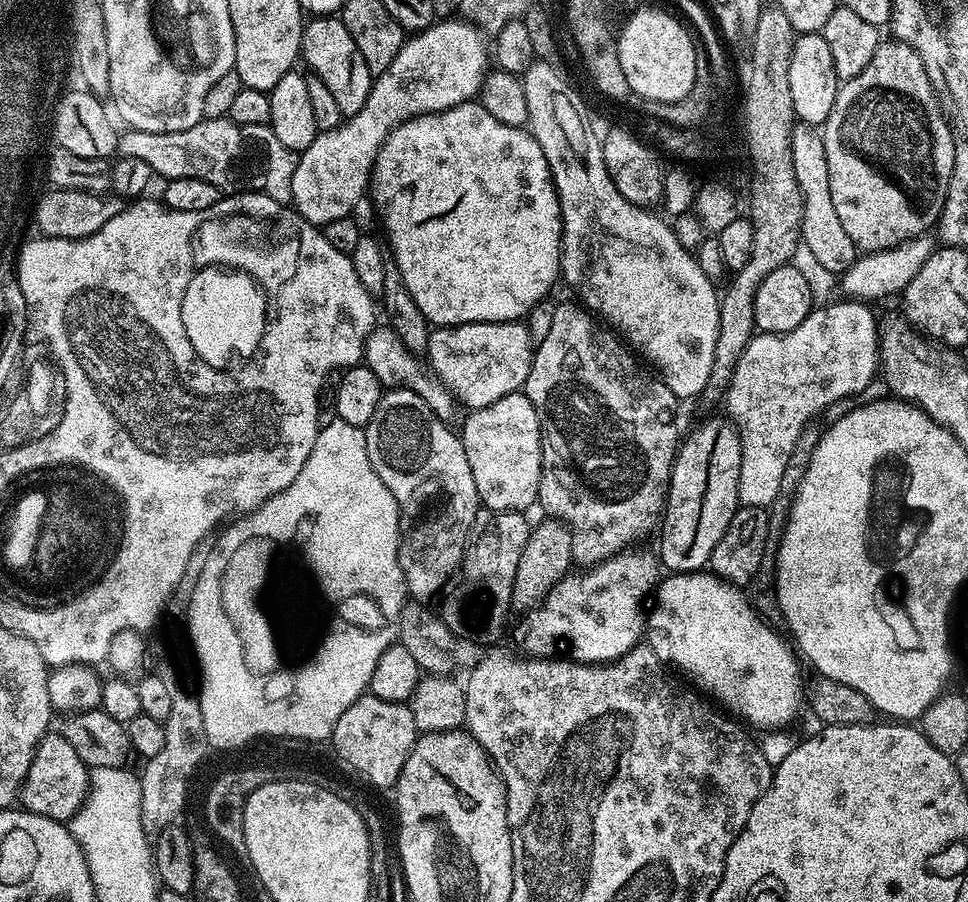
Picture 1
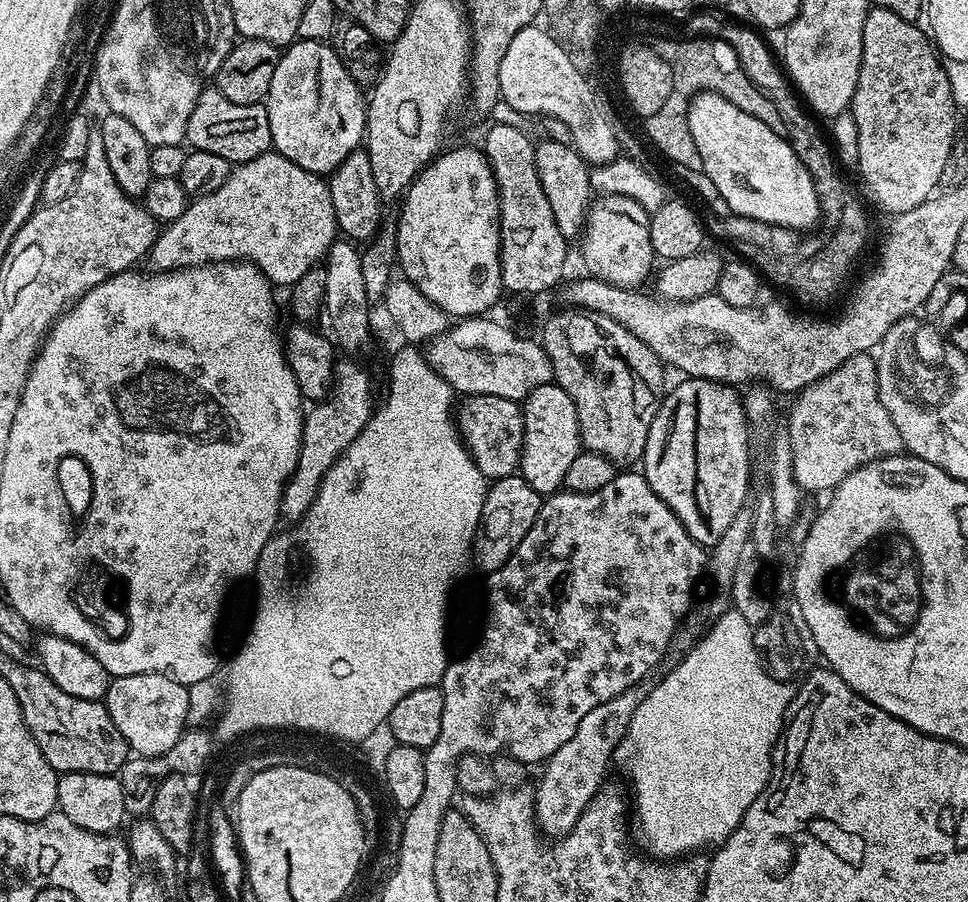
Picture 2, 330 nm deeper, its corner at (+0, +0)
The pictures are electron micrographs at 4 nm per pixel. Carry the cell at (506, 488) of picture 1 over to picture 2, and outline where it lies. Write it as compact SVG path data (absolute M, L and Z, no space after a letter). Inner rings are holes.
M554 382L538 386L522 401L524 413L524 437L520 447L519 475L523 476L541 497L547 498L554 492L564 488L566 470L570 470L574 458L582 450L580 443L580 427L578 426L578 410L562 390Z

